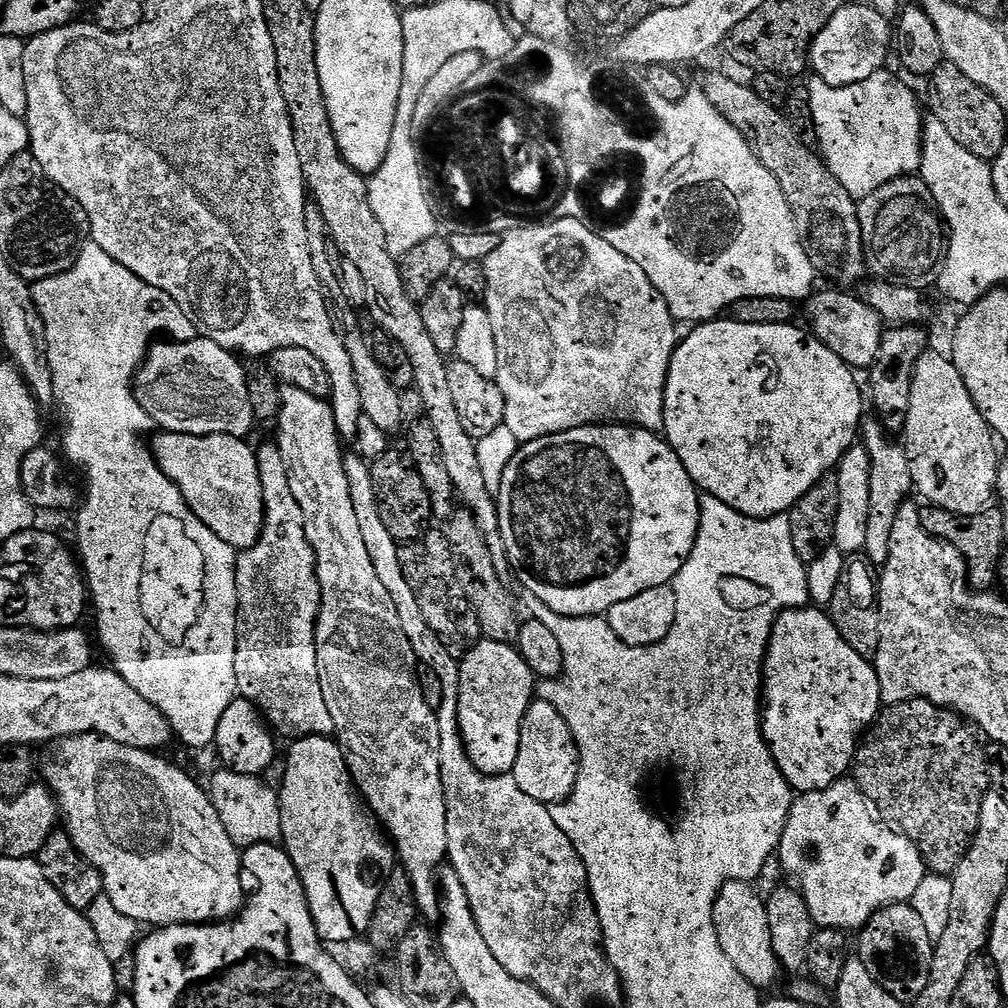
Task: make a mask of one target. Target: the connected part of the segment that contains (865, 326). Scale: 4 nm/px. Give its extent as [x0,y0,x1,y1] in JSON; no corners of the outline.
[806,290,886,370]

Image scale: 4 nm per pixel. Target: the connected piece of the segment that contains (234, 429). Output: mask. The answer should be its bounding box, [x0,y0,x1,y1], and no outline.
[134,338,257,438]

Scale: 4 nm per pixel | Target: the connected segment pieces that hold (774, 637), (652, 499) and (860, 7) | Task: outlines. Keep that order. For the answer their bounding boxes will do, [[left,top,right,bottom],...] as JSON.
[[762,606,882,794],[498,424,700,616],[808,2,894,88]]

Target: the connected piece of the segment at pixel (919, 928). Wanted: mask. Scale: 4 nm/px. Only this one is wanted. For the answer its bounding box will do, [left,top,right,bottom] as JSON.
[858,902,934,1006]

